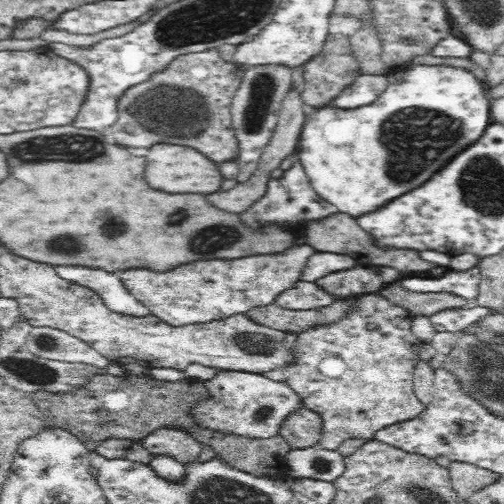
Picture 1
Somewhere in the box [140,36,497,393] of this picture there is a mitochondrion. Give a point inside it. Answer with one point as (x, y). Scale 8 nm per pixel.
(415, 140)

